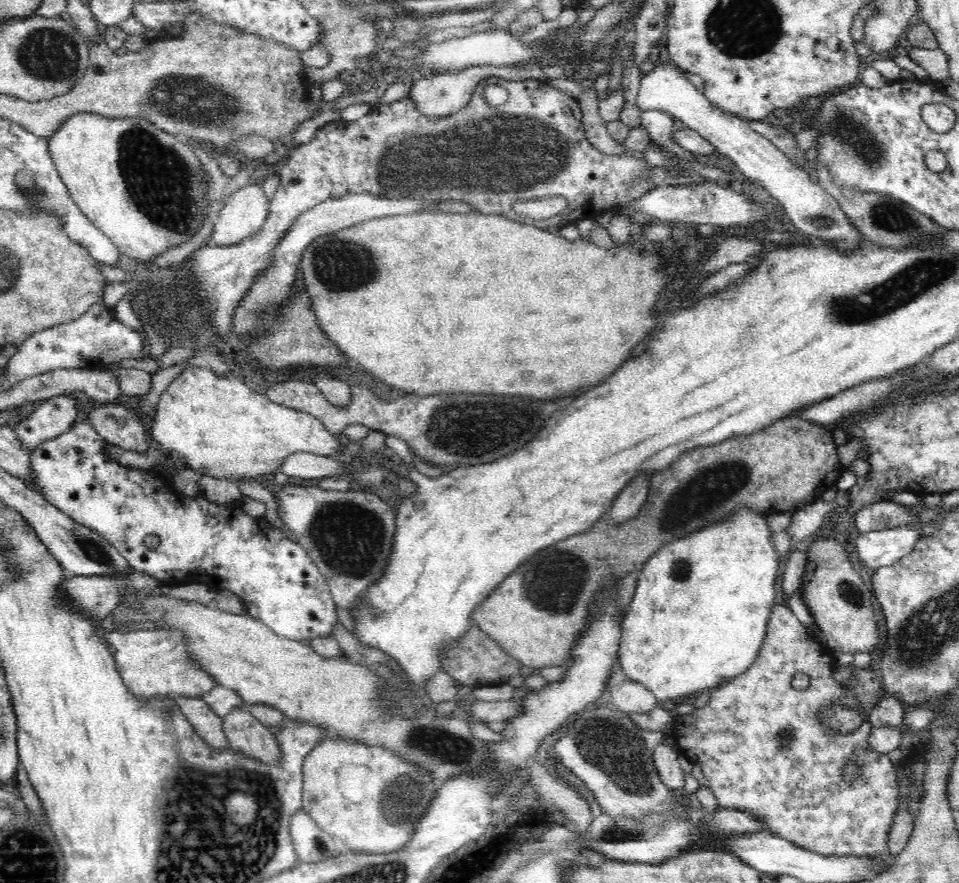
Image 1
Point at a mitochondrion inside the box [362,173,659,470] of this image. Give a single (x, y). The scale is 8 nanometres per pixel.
(475, 429)

